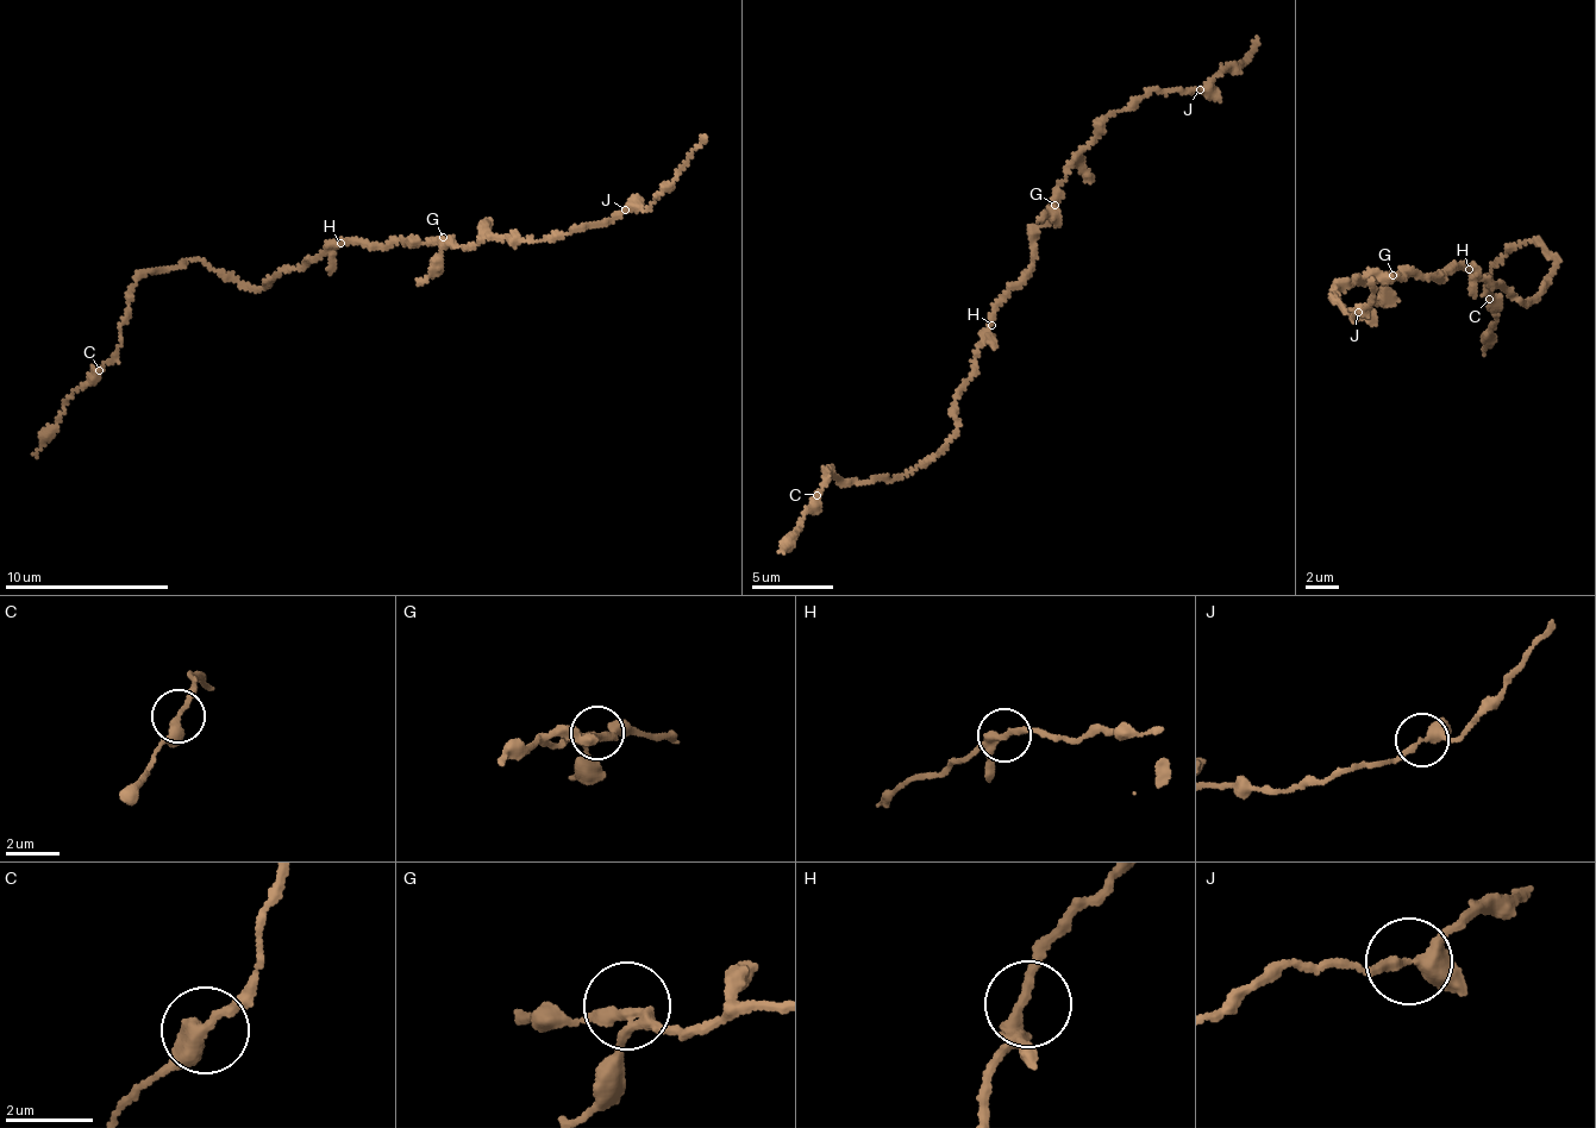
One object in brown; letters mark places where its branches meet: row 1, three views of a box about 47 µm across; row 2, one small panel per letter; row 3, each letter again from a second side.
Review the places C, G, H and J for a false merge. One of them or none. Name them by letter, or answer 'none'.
none

